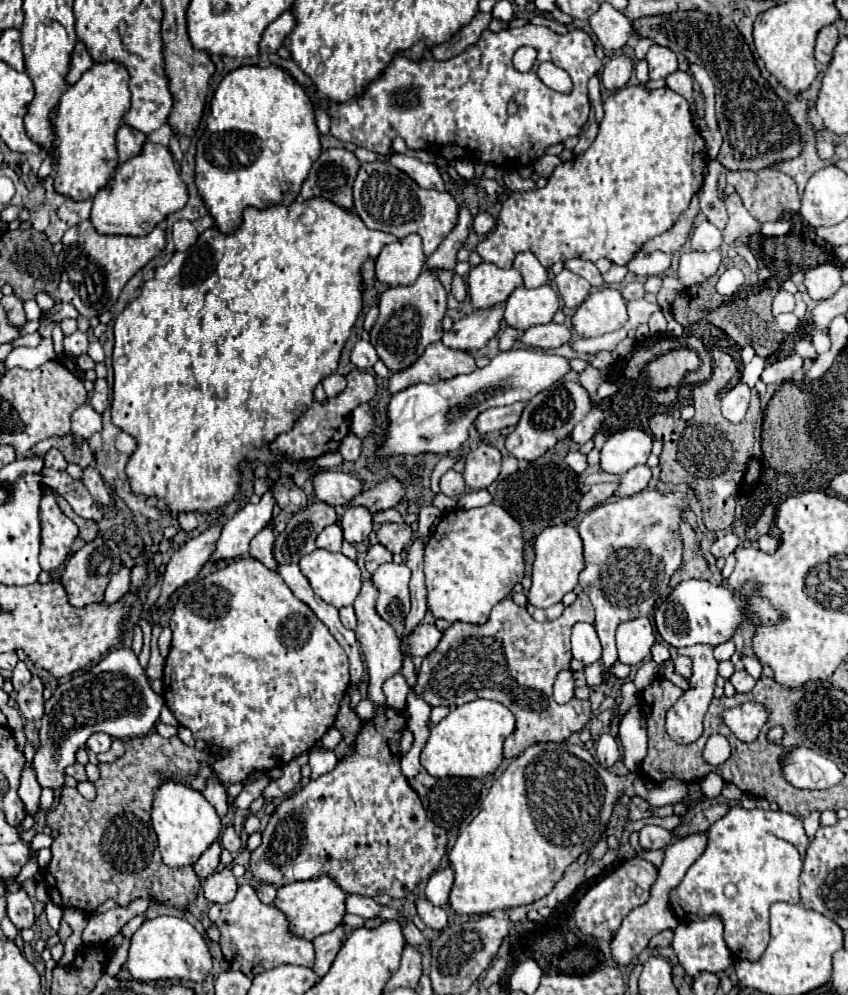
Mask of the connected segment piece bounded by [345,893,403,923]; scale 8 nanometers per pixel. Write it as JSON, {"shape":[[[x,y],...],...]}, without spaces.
{"shape":[[[349,893],[345,899],[345,909],[347,913],[359,915],[363,919],[373,919],[373,917],[381,917],[381,919],[397,919],[403,923],[403,919],[399,919],[397,911],[391,907],[381,907],[377,905],[371,897],[365,895],[357,895],[357,893]]]}

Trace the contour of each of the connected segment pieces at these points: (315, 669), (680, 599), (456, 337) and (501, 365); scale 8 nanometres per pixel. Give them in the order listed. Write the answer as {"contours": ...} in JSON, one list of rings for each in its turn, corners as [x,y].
{"contours":[[[[241,557],[225,567],[217,569],[215,573],[201,577],[199,581],[189,581],[179,589],[179,599],[173,607],[171,615],[171,631],[173,631],[173,641],[171,641],[171,651],[165,659],[165,673],[163,673],[163,697],[165,705],[171,709],[175,719],[179,721],[181,727],[191,729],[195,739],[203,739],[207,745],[215,745],[219,749],[225,749],[227,753],[221,755],[217,753],[217,761],[213,763],[213,773],[221,783],[233,785],[245,781],[251,773],[265,773],[271,769],[281,769],[295,757],[307,753],[315,743],[321,741],[321,737],[331,729],[335,723],[335,715],[339,711],[339,703],[349,687],[349,661],[343,651],[343,647],[337,643],[337,639],[329,633],[325,623],[303,603],[299,601],[293,591],[285,585],[281,575],[269,567],[265,567],[259,559],[253,557]]],[[[689,579],[681,581],[667,599],[663,599],[655,609],[655,627],[665,643],[673,647],[689,647],[697,643],[719,645],[731,639],[733,631],[739,627],[741,619],[745,619],[743,603],[739,595],[723,585],[715,585],[711,581]]],[[[497,303],[489,309],[479,309],[467,317],[453,323],[449,331],[443,333],[443,345],[459,351],[477,351],[499,331],[503,319],[505,303]]],[[[511,349],[495,355],[483,369],[467,375],[457,375],[433,385],[413,385],[393,395],[389,403],[389,433],[377,457],[391,455],[419,455],[419,453],[451,453],[461,447],[469,435],[475,417],[497,405],[511,405],[515,401],[527,403],[533,395],[551,387],[569,371],[565,357],[549,355],[537,349]]]]}

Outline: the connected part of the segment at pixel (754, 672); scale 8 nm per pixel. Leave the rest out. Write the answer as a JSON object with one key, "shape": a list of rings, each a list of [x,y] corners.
{"shape":[[[743,655],[741,661],[745,663],[745,671],[747,671],[751,677],[759,679],[759,675],[761,675],[761,663],[759,663],[755,657],[747,657],[747,655]]]}

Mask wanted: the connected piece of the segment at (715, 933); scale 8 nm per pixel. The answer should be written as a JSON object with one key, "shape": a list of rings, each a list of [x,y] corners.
{"shape":[[[717,917],[707,921],[679,923],[673,937],[675,955],[687,975],[699,977],[699,973],[721,973],[733,963],[733,955],[723,941],[723,927]]]}

